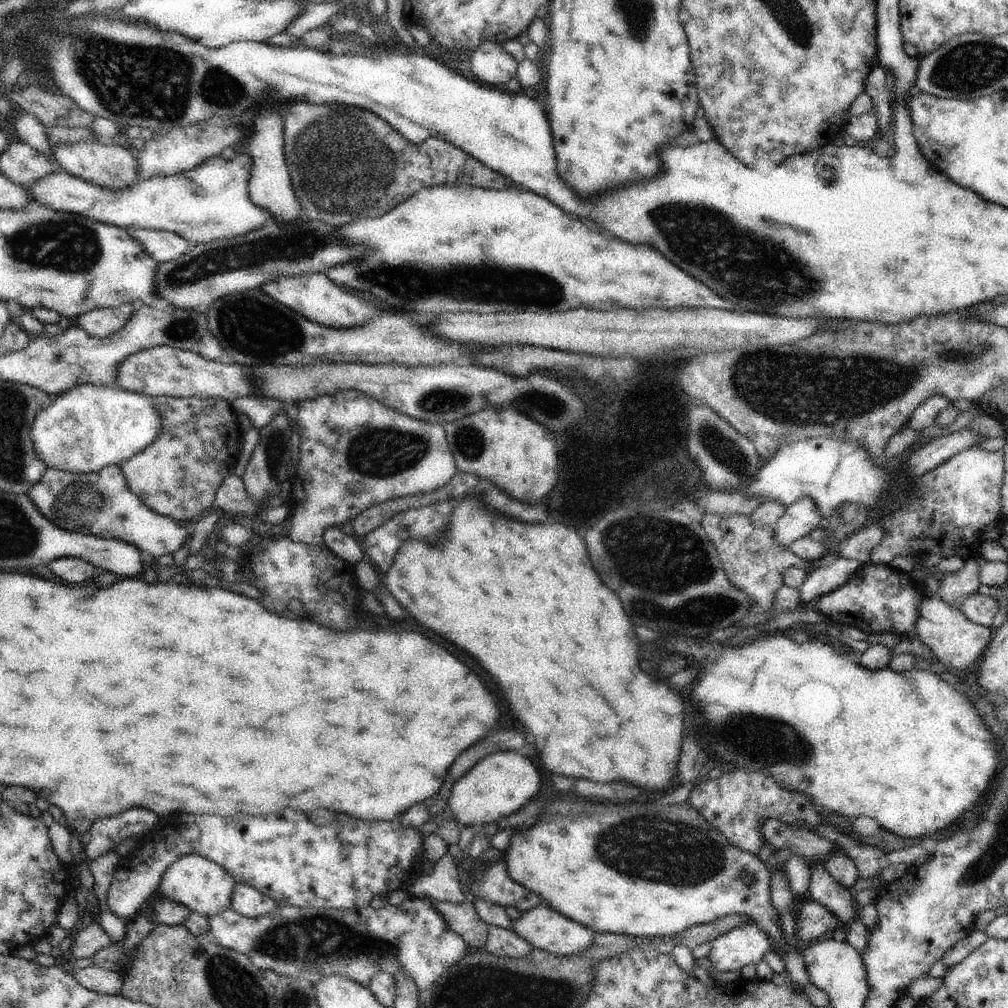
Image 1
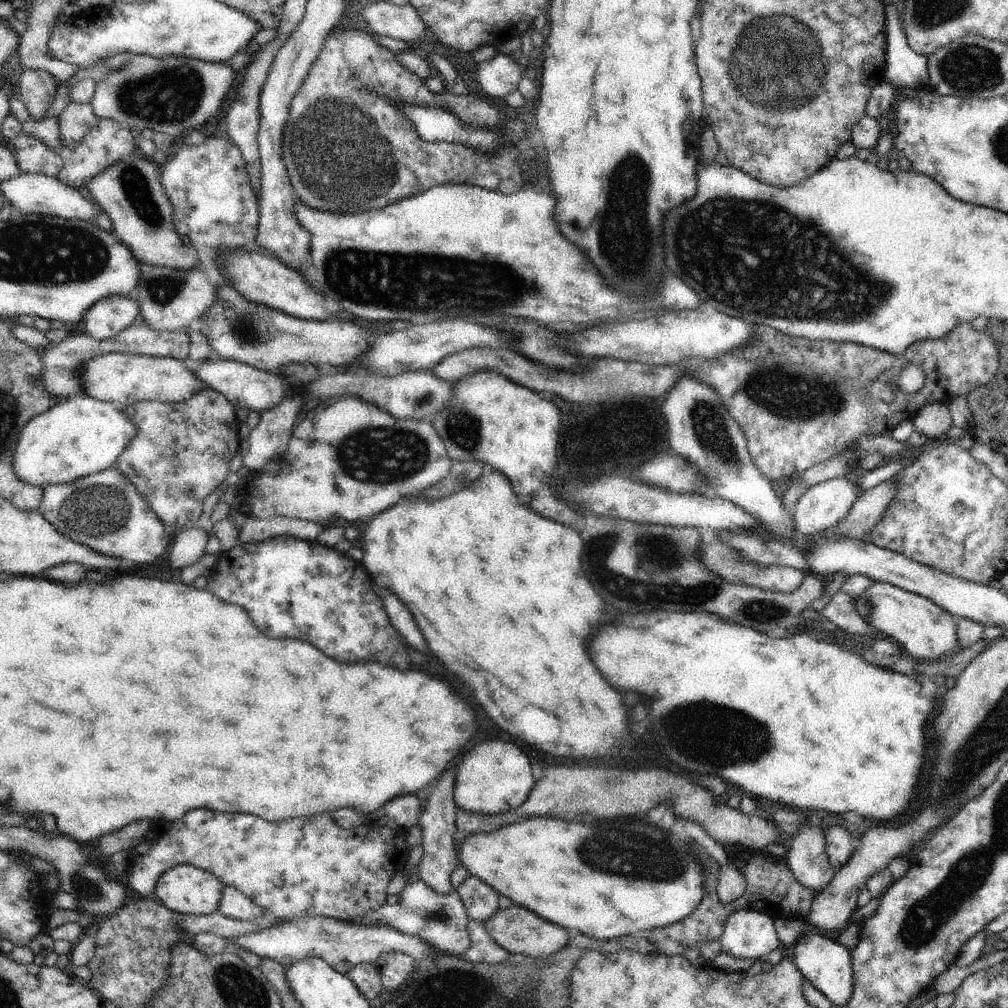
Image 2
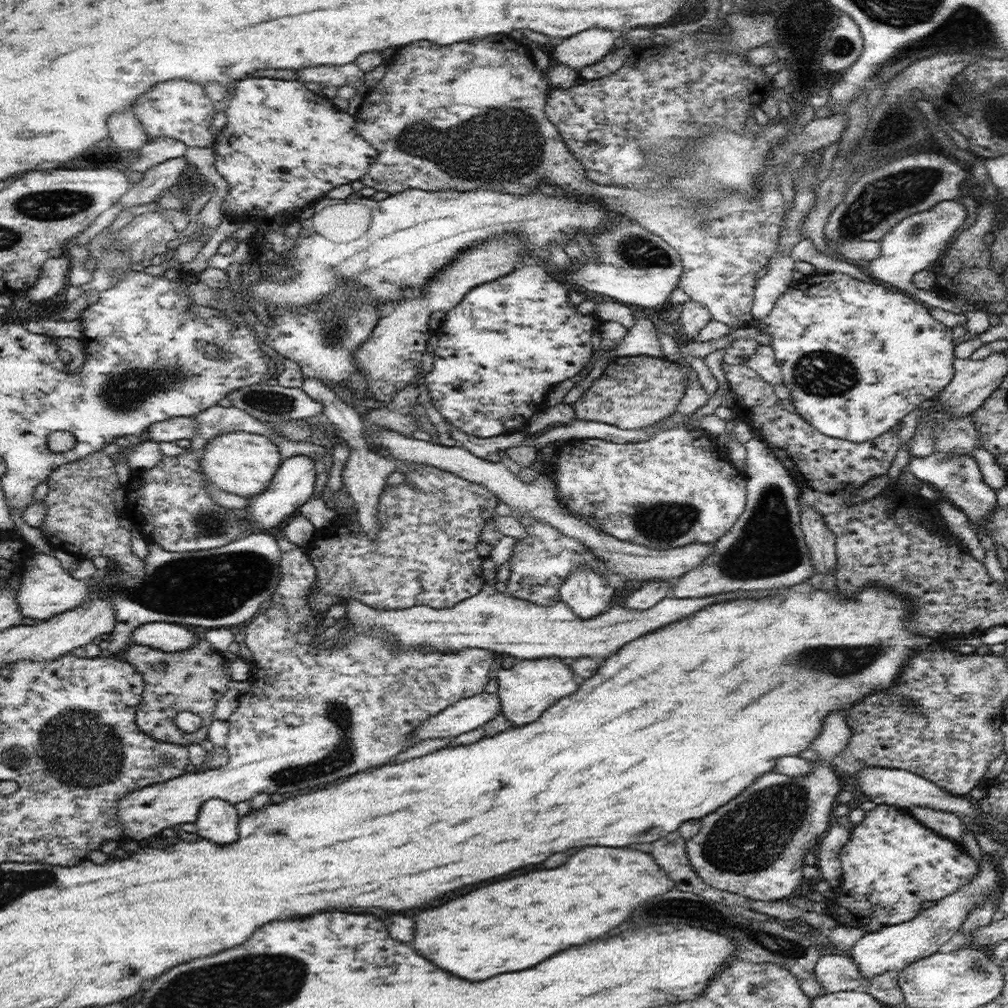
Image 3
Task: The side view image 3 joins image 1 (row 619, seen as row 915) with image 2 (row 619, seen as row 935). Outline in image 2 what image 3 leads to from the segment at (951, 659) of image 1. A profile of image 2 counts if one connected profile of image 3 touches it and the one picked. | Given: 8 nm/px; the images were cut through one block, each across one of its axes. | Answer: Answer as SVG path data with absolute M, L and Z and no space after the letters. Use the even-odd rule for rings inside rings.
M874 583L860 597L866 597L871 602L871 614L865 622L873 628L875 636L886 636L896 641L903 652L916 659L940 659L947 653L958 653L961 650L957 625L953 615L937 606L931 599L904 591L889 583Z

